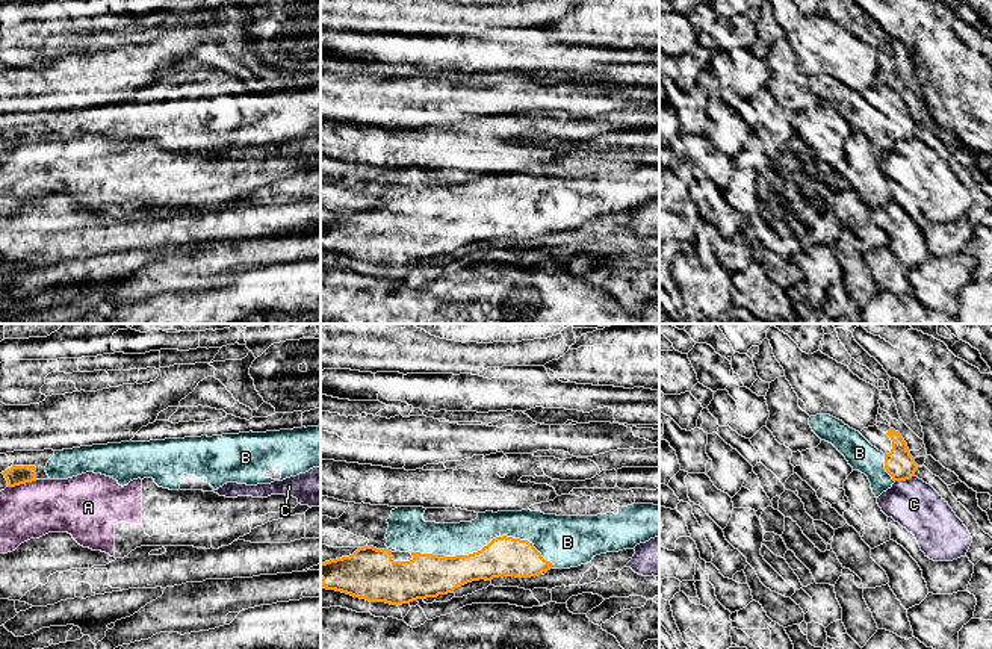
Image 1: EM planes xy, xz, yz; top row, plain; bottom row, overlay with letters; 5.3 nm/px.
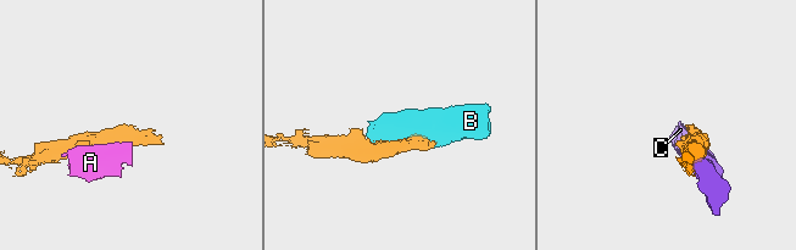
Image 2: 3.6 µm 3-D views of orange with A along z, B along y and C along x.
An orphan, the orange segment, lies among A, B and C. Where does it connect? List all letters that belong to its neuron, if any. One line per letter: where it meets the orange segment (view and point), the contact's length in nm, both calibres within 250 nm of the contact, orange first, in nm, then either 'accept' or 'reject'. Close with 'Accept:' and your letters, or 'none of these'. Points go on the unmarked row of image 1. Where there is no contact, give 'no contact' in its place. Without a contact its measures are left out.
A: xy (21, 144) | 170 nm | 100/300 nm | reject
B: xz (484, 208) | 750 nm | 220/180 nm | accept
C: yz (905, 141) | 110 nm | 160/260 nm | reject
Accept: B

